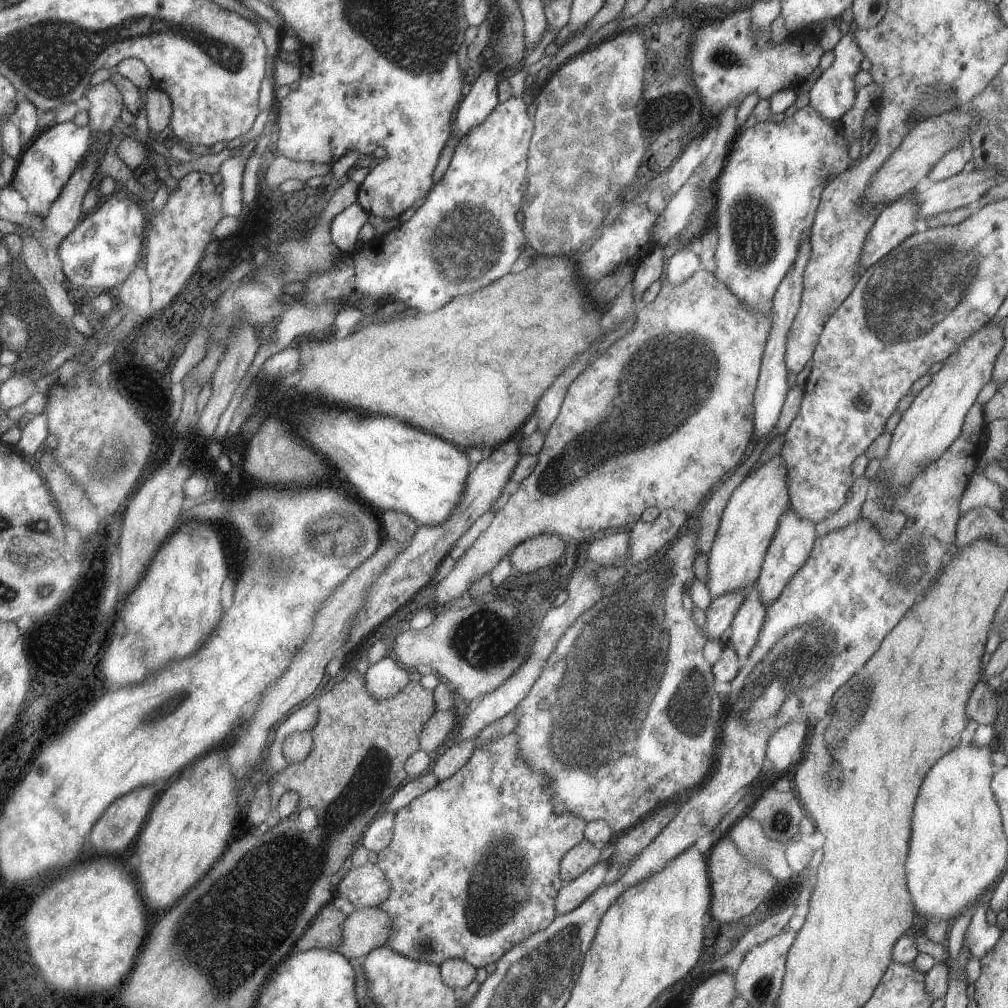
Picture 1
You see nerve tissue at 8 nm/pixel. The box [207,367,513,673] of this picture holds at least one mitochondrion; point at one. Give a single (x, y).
(331, 534)

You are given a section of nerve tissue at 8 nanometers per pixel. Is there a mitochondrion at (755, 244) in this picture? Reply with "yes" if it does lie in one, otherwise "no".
yes

